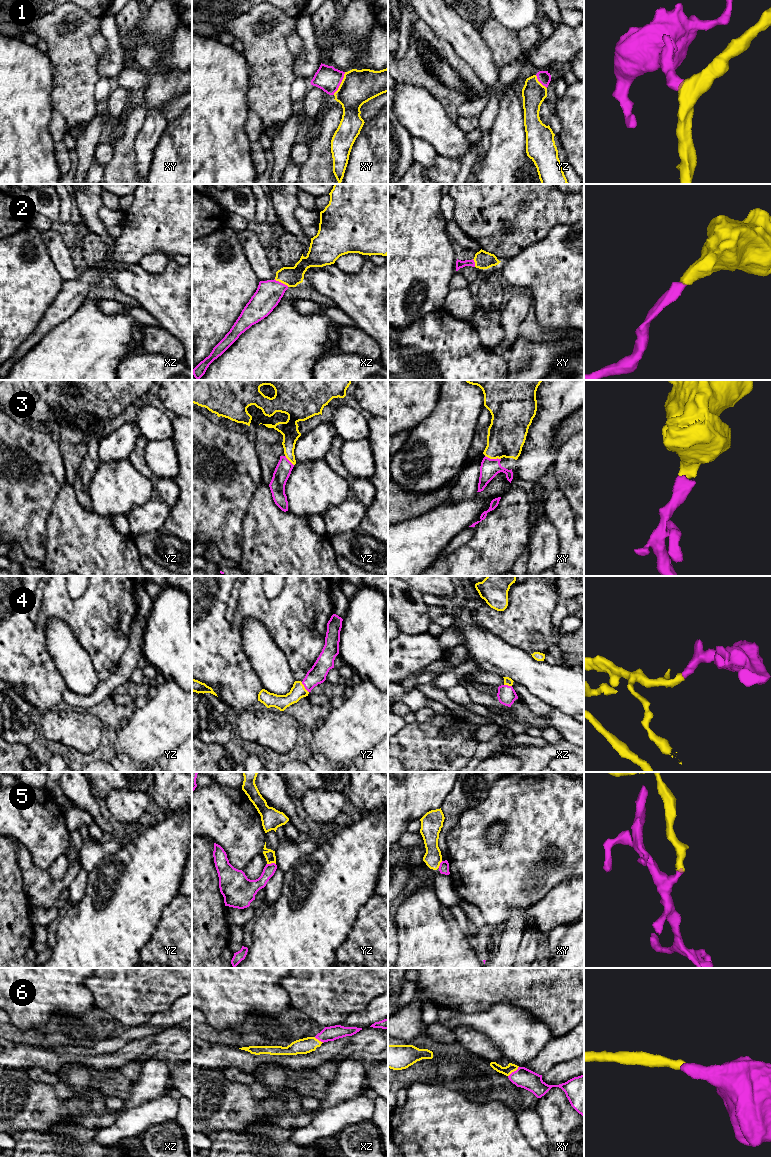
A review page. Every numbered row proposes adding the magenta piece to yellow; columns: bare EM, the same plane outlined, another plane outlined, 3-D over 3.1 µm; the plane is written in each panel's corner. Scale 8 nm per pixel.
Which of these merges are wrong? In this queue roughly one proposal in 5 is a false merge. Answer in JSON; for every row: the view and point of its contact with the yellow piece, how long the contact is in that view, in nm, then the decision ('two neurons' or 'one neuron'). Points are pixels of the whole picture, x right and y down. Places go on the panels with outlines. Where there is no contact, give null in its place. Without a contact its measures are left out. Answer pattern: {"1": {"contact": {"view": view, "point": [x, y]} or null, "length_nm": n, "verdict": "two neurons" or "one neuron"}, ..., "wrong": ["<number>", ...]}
{"1": {"contact": {"view": "xy", "point": [341, 83]}, "length_nm": 200, "verdict": "one neuron"}, "2": {"contact": {"view": "xz", "point": [281, 282]}, "length_nm": 130, "verdict": "one neuron"}, "3": {"contact": {"view": "xy", "point": [493, 458]}, "length_nm": 130, "verdict": "one neuron"}, "4": {"contact": {"view": "yz", "point": [304, 687]}, "length_nm": 110, "verdict": "one neuron"}, "5": {"contact": {"view": "yz", "point": [271, 862]}, "length_nm": 70, "verdict": "two neurons"}, "6": {"contact": {"view": "xy", "point": [513, 1071]}, "length_nm": 120, "verdict": "one neuron"}, "wrong": ["5"]}

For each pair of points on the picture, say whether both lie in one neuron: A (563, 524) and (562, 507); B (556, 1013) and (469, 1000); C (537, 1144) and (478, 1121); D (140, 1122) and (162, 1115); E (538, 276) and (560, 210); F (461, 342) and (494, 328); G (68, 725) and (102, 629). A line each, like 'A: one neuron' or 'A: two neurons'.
A: one neuron
B: one neuron
C: two neurons
D: one neuron
E: two neurons
F: two neurons
G: two neurons

